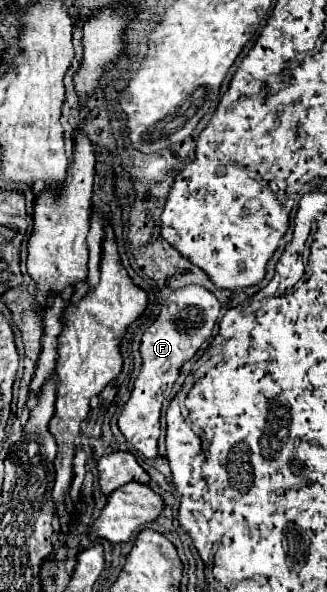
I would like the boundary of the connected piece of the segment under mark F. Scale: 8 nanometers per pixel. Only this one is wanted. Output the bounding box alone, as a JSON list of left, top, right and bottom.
[118,285,220,459]

